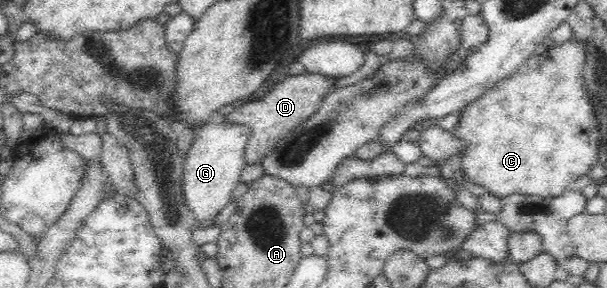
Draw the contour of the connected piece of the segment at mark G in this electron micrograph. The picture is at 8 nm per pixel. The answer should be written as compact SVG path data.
M205 123L195 131L195 138L184 161L184 196L195 214L197 227L206 226L217 213L232 202L232 192L240 184L241 170L246 166L246 147L251 135L244 123Z

